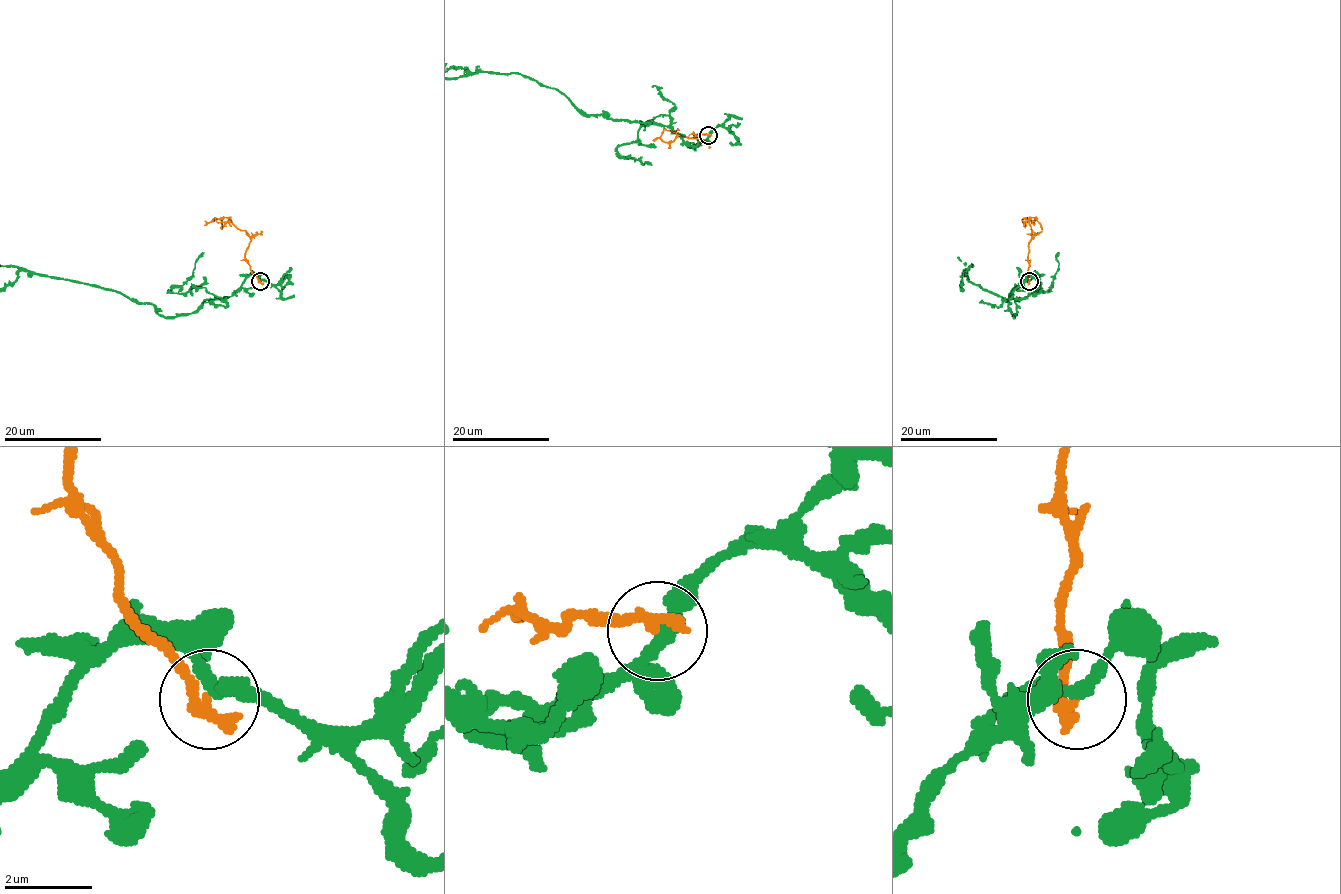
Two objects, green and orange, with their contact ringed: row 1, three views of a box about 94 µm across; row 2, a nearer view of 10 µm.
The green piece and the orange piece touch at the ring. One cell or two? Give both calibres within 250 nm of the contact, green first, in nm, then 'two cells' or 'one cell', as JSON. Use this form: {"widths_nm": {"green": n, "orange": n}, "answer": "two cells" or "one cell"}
{"widths_nm": {"green": 320, "orange": 360}, "answer": "two cells"}

